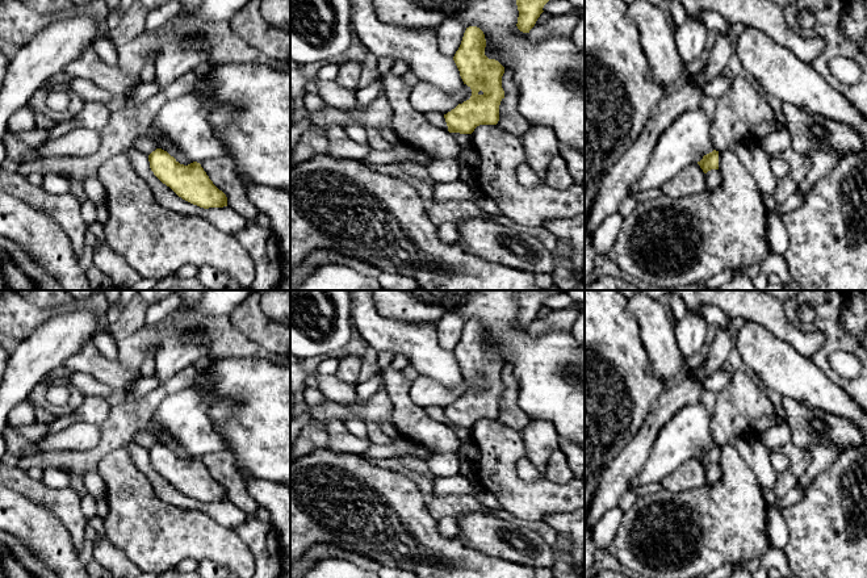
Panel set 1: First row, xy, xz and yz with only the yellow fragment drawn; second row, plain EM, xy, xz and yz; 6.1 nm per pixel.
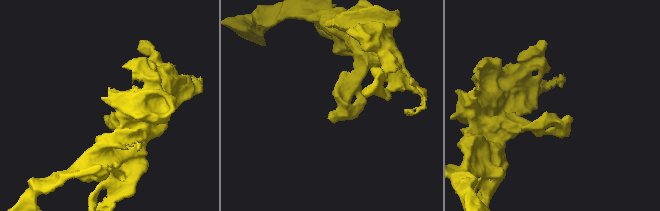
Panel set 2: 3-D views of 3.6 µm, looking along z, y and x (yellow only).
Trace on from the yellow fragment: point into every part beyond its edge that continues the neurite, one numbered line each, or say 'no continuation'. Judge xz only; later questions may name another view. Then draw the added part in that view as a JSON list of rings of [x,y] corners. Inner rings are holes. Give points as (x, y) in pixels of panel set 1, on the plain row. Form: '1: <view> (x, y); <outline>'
1: xz (468, 453); [[[451,427],[461,441],[461,447],[457,452],[460,460],[460,473],[476,482],[477,465],[479,460],[479,451],[473,440],[470,428]]]

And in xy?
1: xy (225, 512); [[[130,443],[123,448],[129,452],[135,466],[150,479],[155,493],[163,502],[185,510],[200,510],[227,528],[235,528],[247,518],[247,515],[240,512],[229,499],[204,503],[179,491],[154,469],[150,462],[148,449],[141,444]]]

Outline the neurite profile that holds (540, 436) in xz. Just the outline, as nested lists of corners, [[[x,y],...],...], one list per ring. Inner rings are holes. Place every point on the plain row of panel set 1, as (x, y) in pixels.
[[[531,419],[522,435],[525,444],[525,457],[544,474],[550,456],[560,445],[557,430],[548,420]]]

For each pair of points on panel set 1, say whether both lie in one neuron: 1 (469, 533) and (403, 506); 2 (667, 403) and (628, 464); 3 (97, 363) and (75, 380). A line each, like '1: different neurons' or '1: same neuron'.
1: different neurons
2: same neuron
3: different neurons

